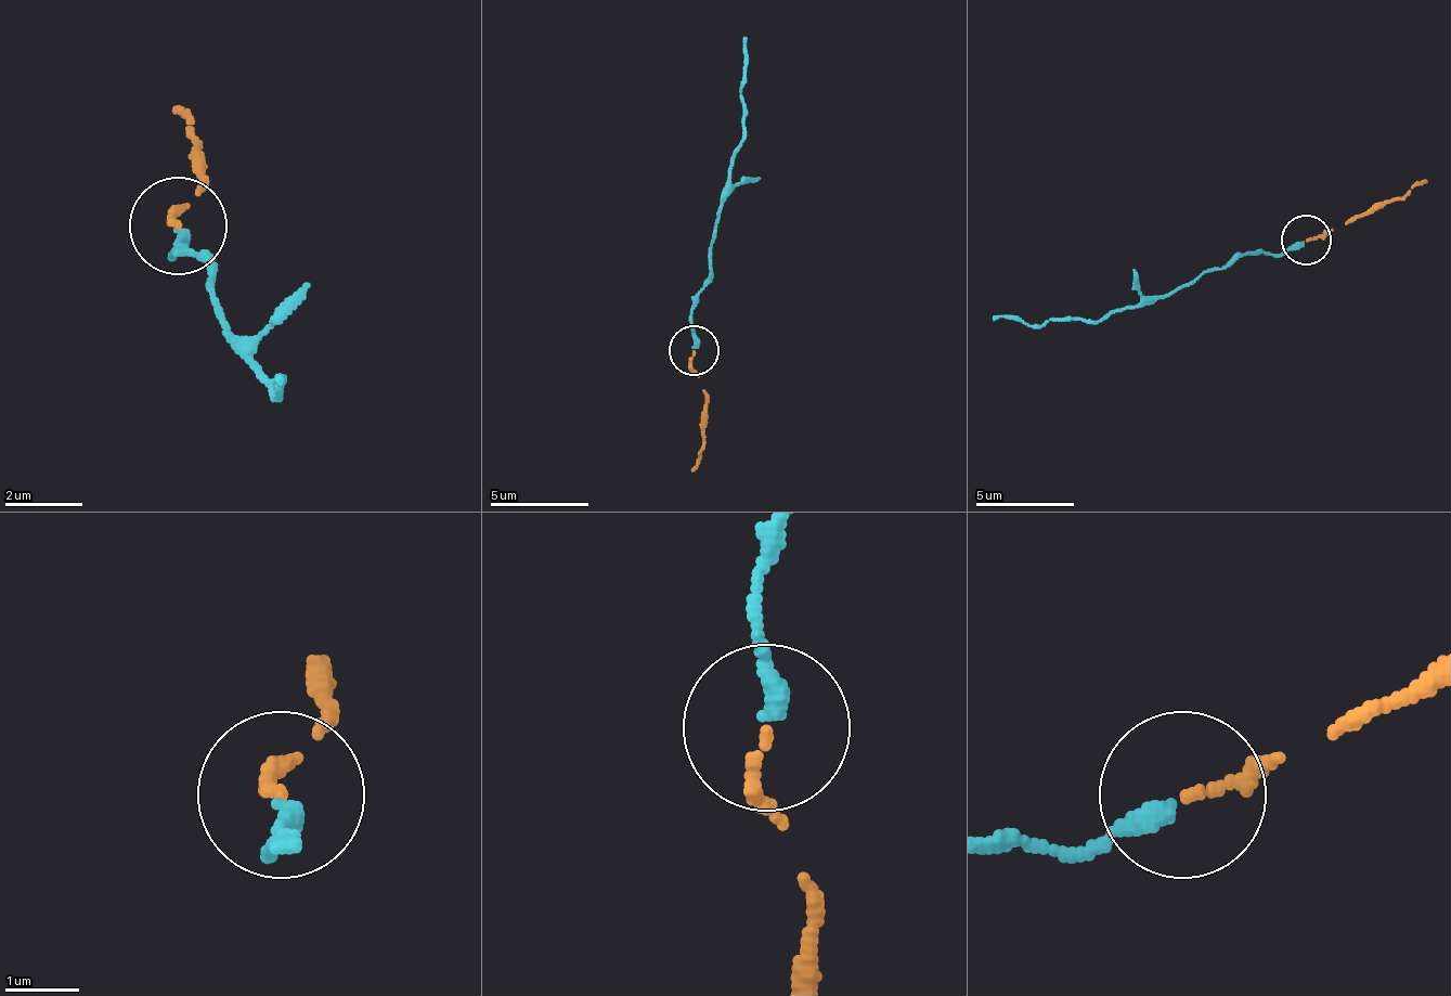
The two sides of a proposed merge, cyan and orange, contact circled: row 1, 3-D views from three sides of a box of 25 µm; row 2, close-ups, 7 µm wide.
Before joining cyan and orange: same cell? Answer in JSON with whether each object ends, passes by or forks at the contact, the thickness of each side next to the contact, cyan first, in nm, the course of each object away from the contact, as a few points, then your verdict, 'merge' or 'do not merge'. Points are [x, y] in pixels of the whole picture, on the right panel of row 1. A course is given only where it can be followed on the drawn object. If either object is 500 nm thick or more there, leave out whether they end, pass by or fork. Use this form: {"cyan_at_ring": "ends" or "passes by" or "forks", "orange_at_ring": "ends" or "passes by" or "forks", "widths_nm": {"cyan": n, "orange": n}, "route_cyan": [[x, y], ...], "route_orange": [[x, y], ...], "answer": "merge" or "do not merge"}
{"cyan_at_ring": "ends", "orange_at_ring": "ends", "widths_nm": {"cyan": 260, "orange": 140}, "route_cyan": [[1305, 241], [1266, 256], [1235, 256], [1098, 320], [1024, 324], [995, 314]], "route_orange": [[1305, 241], [1324, 235], [1398, 202], [1428, 181]], "answer": "merge"}

